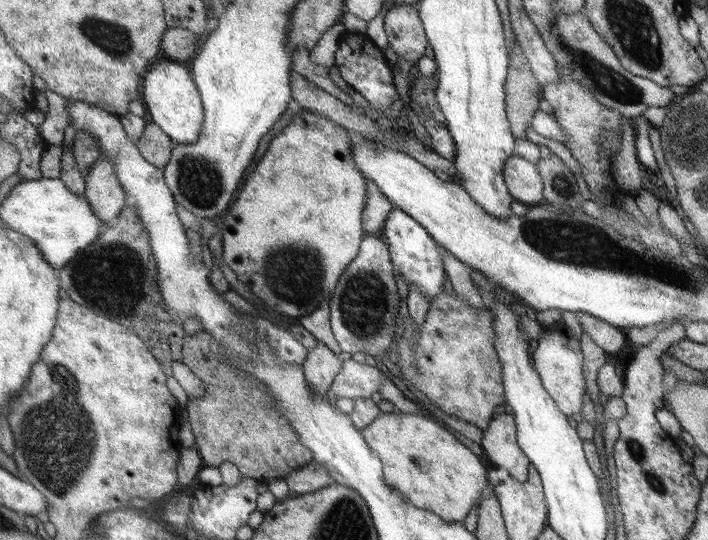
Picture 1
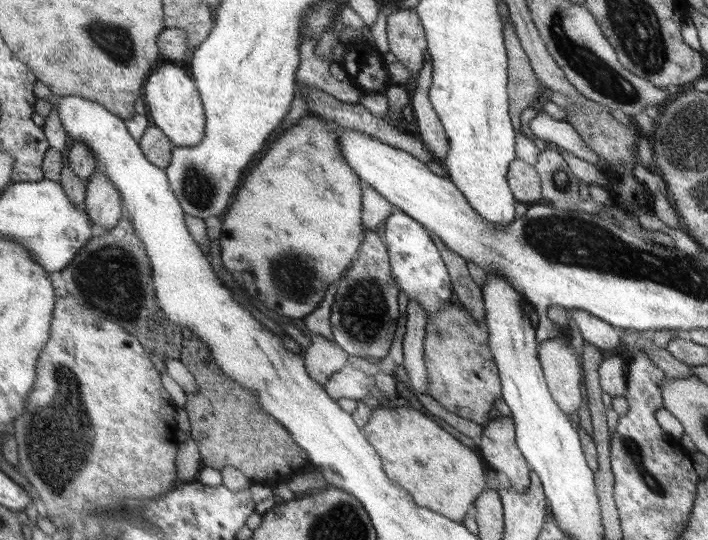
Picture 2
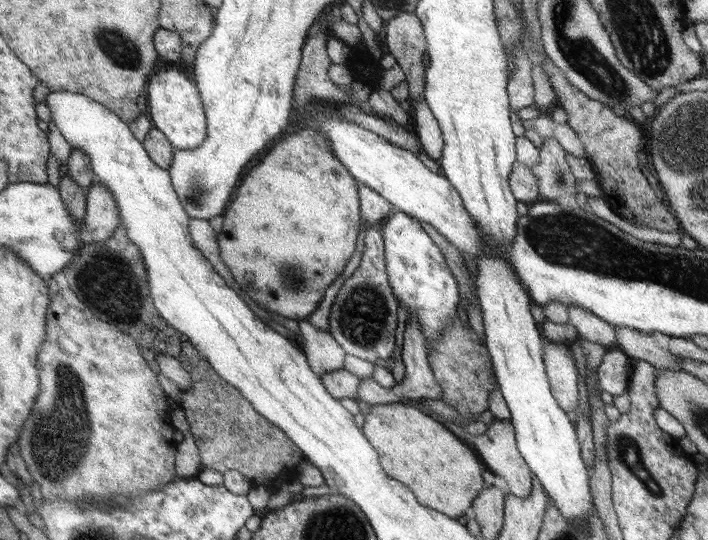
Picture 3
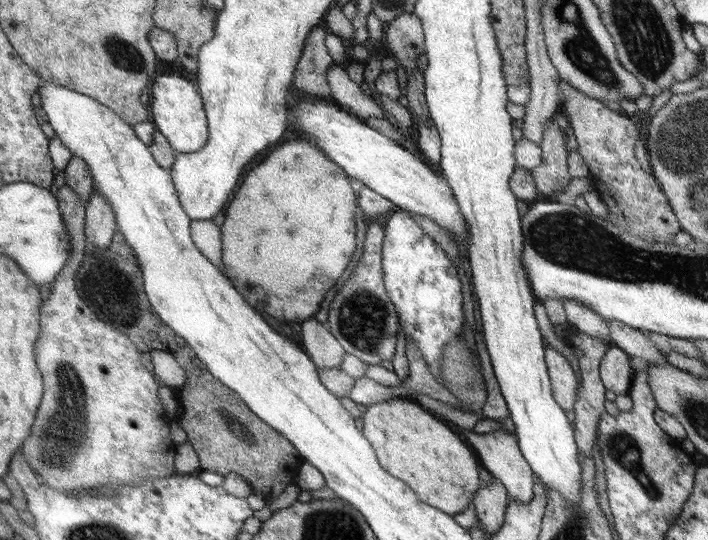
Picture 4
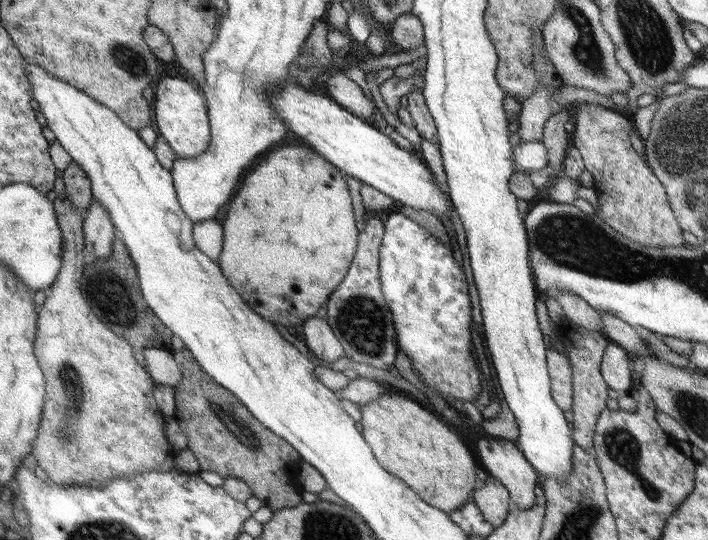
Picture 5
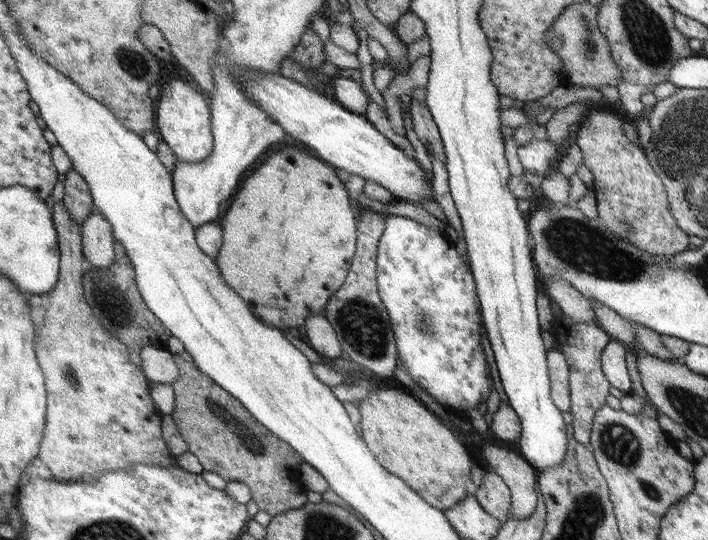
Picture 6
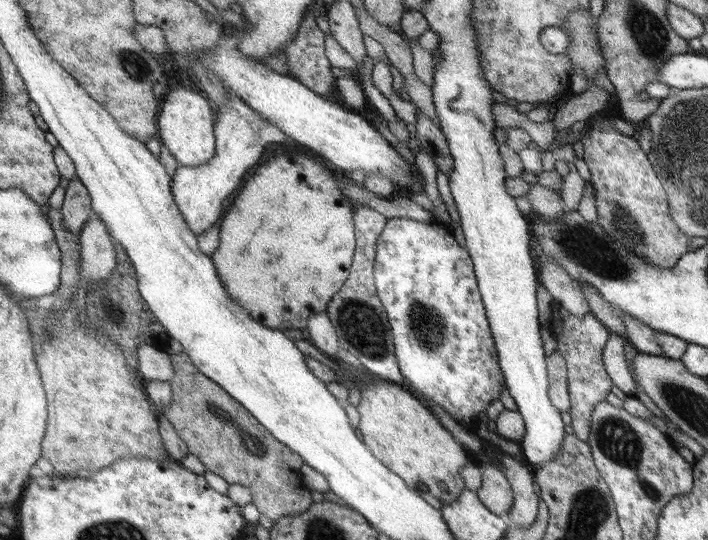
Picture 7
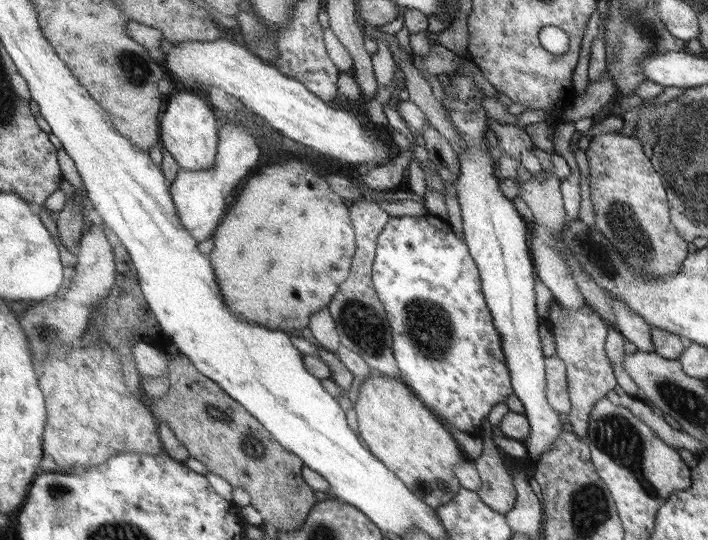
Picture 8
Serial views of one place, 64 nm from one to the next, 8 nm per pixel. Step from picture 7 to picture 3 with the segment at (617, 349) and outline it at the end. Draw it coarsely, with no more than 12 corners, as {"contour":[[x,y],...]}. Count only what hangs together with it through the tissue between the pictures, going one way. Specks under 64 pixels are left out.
{"contour":[[607,349],[597,386],[612,397],[626,392],[630,367],[625,353]]}

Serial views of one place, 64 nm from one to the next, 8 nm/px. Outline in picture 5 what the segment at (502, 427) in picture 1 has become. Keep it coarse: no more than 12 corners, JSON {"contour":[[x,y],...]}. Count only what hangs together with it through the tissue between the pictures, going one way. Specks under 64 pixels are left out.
{"contour":[[477,438],[481,468],[506,488],[509,511],[533,506],[535,469],[513,442]]}

